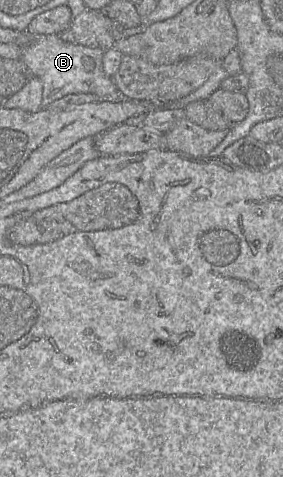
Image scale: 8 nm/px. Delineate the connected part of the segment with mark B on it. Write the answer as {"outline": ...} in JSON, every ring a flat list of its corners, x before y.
{"outline":[[34,34,32,41,21,49,22,60,30,70,31,77,35,76,43,83,42,108,75,93,91,93,101,101,120,102,127,99,104,72,102,61,105,49,101,47,83,46,58,34]]}

